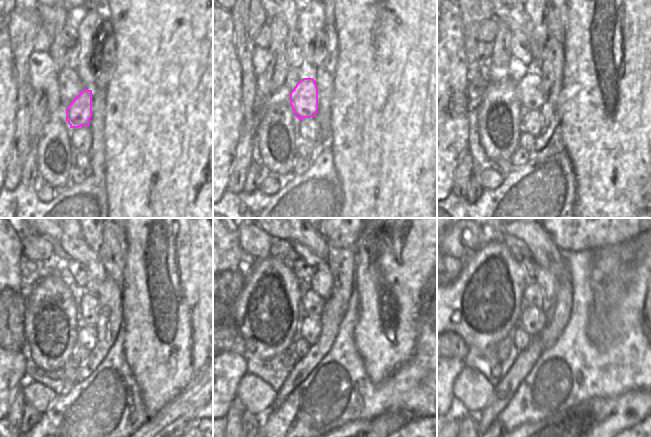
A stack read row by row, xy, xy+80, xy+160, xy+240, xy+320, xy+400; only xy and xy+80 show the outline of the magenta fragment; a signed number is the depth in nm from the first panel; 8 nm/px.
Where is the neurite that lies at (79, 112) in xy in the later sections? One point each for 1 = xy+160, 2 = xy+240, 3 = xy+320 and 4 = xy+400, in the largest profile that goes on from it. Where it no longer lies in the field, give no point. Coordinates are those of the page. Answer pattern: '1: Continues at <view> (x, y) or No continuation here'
1: Continues at xy+160 (529, 89)
2: Continues at xy+240 (87, 306)
3: Continues at xy+320 (313, 304)
4: Continues at xy+400 (533, 295)

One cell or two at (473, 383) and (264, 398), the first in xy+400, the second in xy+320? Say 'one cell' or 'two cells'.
one cell

